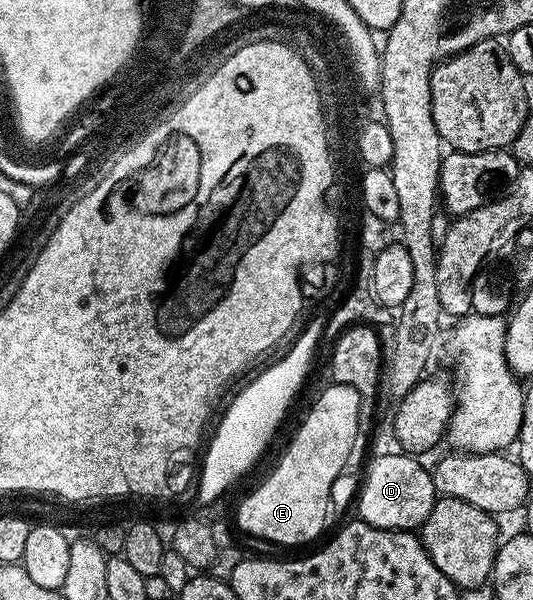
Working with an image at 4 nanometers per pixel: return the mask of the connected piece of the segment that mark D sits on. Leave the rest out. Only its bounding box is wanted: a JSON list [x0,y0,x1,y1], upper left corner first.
[358,455,438,530]

